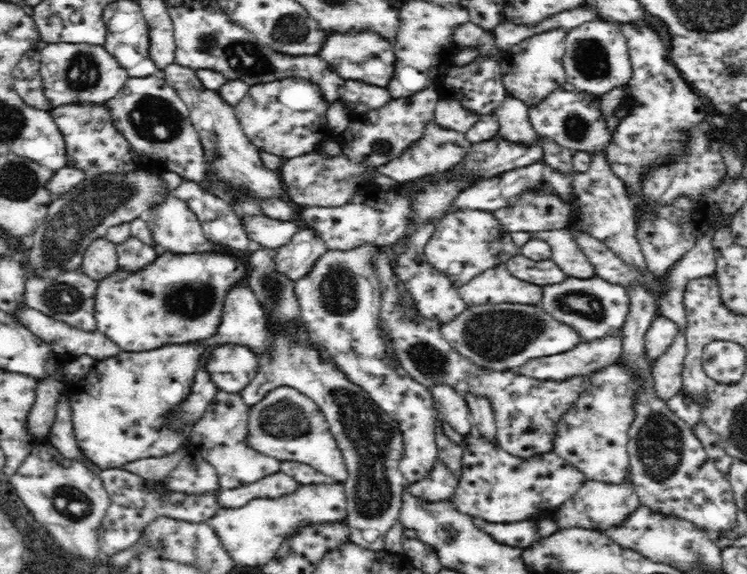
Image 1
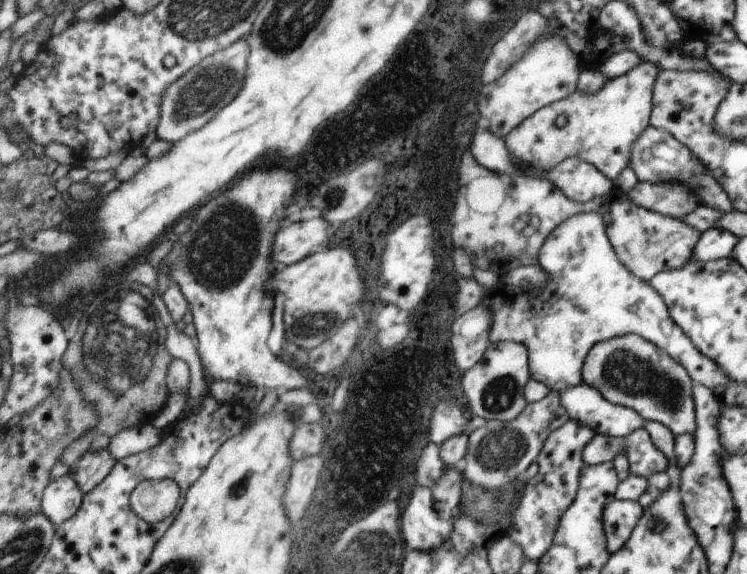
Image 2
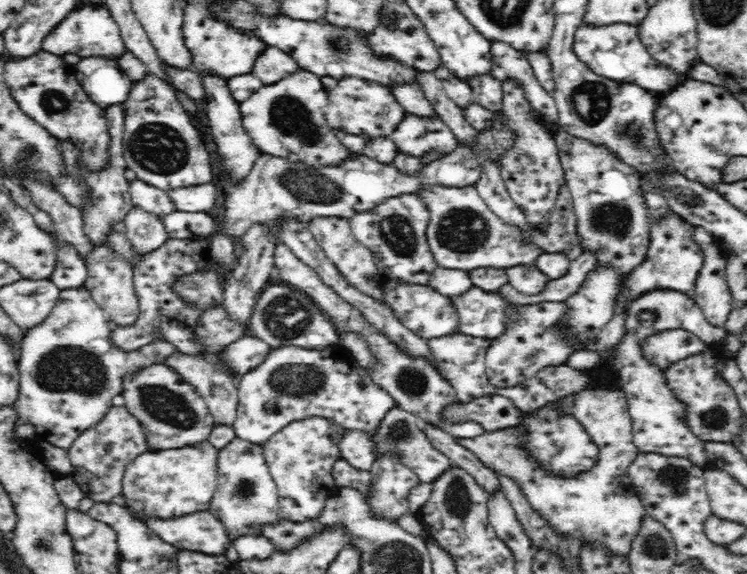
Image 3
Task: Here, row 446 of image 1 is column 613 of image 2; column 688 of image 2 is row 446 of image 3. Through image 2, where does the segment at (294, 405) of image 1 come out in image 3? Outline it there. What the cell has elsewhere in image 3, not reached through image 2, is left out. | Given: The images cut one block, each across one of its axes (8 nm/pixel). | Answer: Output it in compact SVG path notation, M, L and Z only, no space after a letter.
M358 430L342 432L342 436L338 440L338 454L352 468L358 468L362 472L370 472L376 462L372 438L366 432L358 432Z

